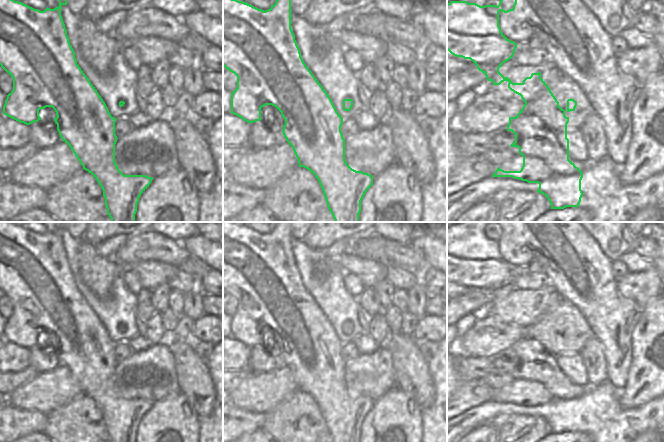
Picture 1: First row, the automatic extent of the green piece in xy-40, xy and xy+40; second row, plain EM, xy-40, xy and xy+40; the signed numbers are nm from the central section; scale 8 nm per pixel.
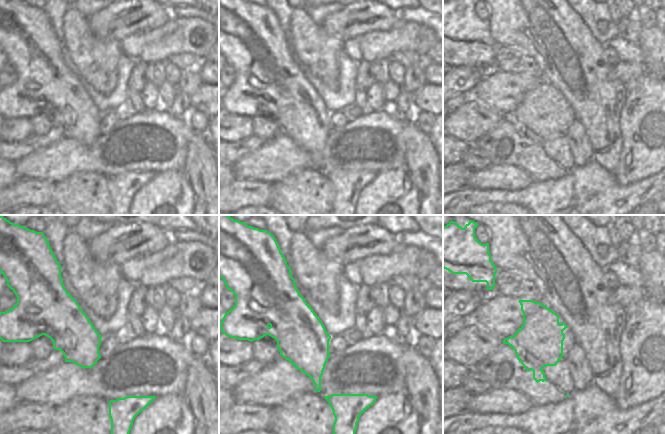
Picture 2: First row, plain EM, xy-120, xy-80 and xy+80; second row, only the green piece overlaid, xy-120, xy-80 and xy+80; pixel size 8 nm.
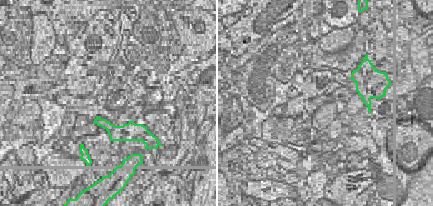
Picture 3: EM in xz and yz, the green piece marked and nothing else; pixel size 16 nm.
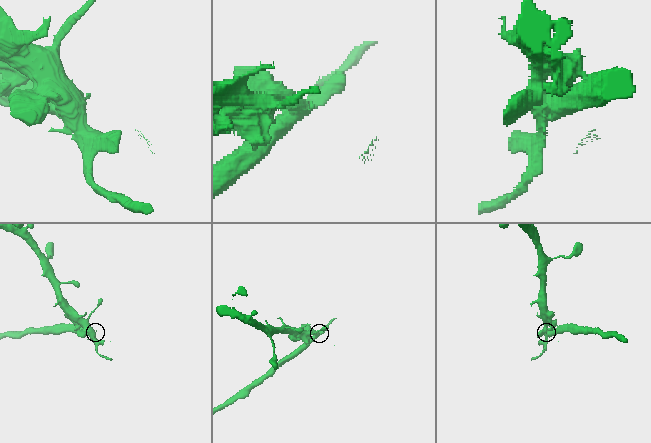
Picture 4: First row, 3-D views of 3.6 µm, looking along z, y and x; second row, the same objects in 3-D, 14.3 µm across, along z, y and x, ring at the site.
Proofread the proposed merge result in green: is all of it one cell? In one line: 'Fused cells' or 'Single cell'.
Fused cells.

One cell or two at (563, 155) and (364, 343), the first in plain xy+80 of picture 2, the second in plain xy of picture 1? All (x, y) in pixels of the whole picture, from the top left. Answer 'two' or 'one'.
two

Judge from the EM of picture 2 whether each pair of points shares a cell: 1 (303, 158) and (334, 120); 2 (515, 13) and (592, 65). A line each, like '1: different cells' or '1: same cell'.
1: different cells
2: same cell

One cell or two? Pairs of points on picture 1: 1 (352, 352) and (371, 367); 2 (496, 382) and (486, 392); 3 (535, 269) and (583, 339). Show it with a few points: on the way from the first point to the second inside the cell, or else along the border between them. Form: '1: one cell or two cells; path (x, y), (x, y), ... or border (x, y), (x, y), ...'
1: two cells; border (359, 355), (345, 363)
2: two cells; border (484, 377), (485, 381), (492, 388), (498, 390)
3: one cell; path (553, 284), (582, 315), (583, 321)

